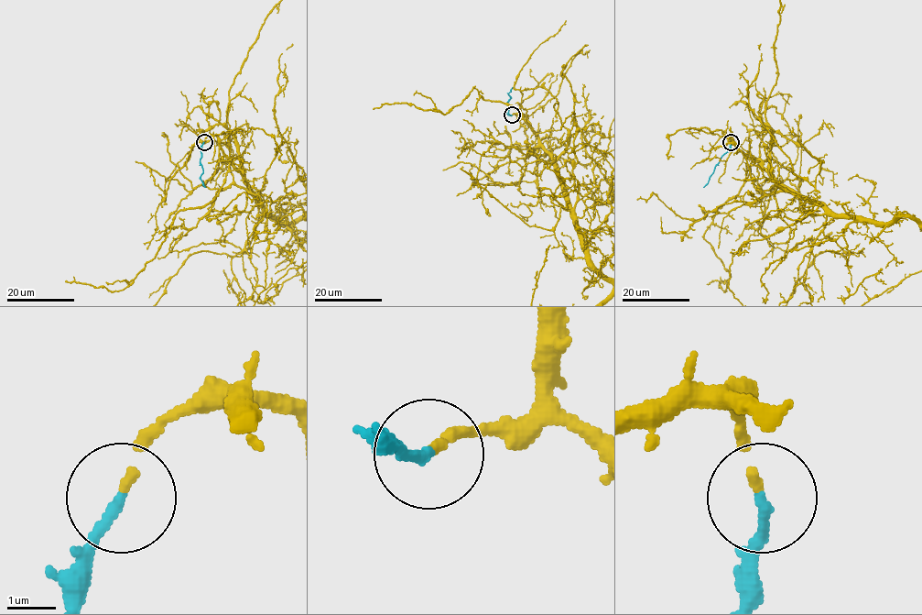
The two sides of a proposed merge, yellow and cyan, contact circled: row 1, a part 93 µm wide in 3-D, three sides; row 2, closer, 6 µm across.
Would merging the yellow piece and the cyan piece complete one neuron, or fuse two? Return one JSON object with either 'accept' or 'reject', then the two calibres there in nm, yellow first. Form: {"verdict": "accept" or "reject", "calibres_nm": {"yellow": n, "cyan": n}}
{"verdict": "accept", "calibres_nm": {"yellow": 160, "cyan": 240}}

